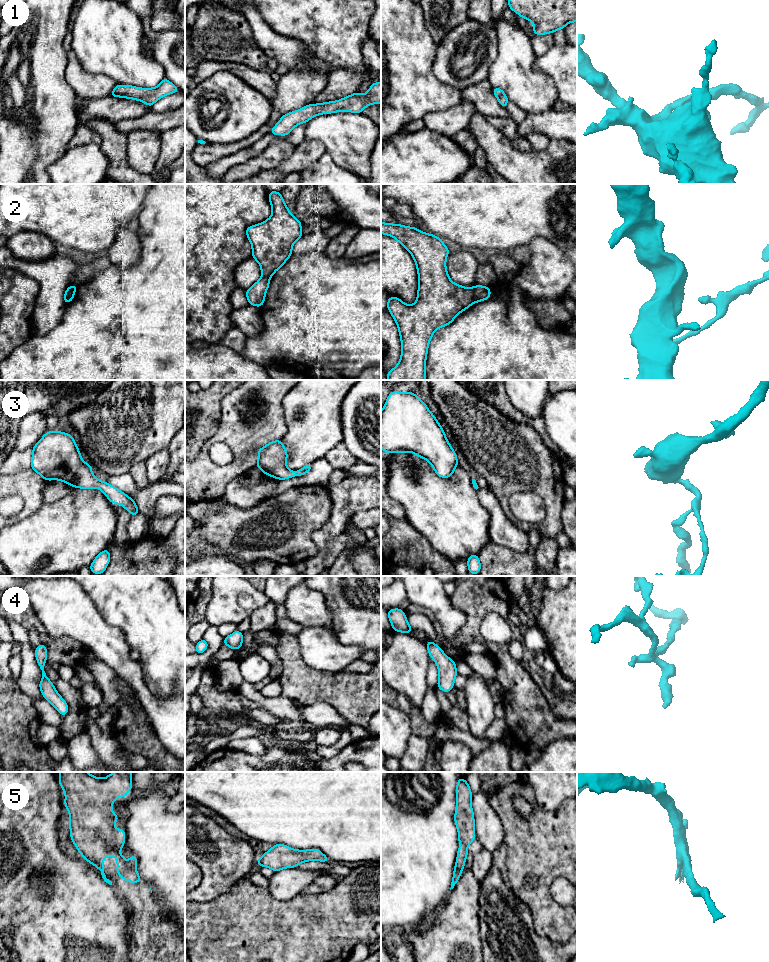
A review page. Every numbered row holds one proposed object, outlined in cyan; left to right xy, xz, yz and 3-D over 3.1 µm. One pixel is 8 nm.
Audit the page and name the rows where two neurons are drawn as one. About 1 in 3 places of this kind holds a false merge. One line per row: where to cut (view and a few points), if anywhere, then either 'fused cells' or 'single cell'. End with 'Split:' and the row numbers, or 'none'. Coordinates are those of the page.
1: cut none; single cell
2: cut yz (474, 287), (473, 302); fused cells
3: cut none; single cell
4: cut none; single cell
5: cut none; single cell
Split: 2

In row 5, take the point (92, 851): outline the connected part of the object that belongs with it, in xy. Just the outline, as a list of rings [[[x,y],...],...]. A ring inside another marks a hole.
[[[60,772],[59,784],[65,792],[64,806],[67,808],[70,816],[70,837],[75,844],[76,849],[81,853],[82,858],[93,864],[101,871],[102,878],[110,885],[112,882],[106,878],[104,873],[103,861],[107,856],[115,856],[118,864],[116,868],[117,874],[125,881],[134,883],[142,883],[136,870],[137,857],[130,855],[130,861],[127,862],[125,858],[119,853],[125,843],[125,830],[115,829],[113,825],[119,820],[117,814],[112,811],[112,804],[117,797],[127,798],[126,794],[132,790],[132,772],[115,772],[110,773],[106,778],[97,778],[87,772]]]

